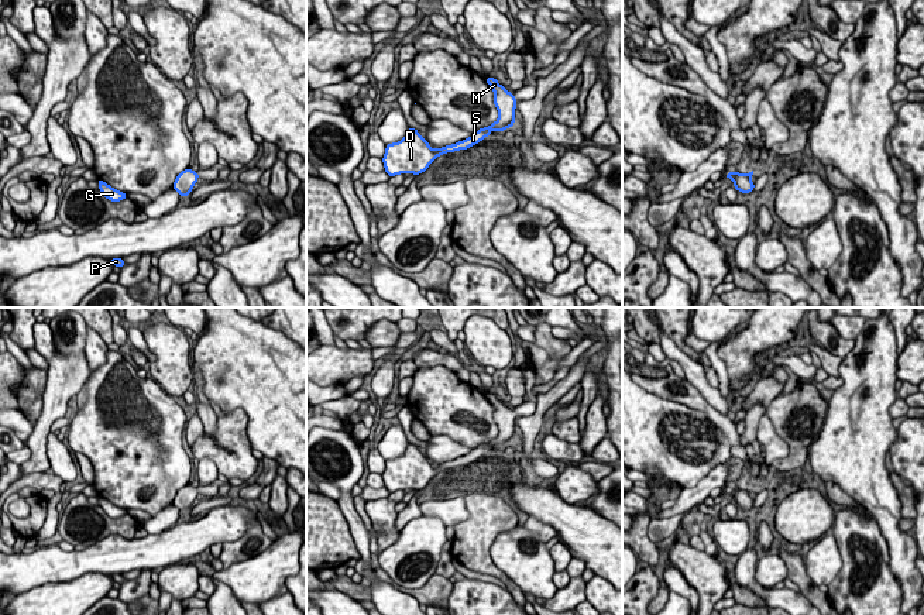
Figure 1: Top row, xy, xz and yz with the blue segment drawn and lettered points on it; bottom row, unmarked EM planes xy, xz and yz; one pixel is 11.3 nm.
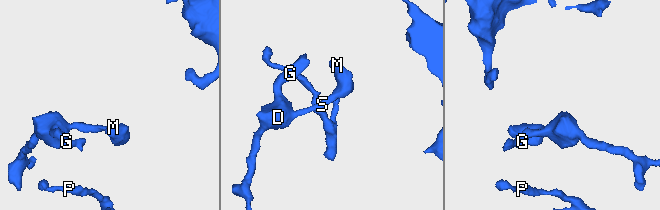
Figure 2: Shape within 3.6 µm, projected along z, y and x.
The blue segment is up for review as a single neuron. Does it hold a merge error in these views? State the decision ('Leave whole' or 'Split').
Leave whole

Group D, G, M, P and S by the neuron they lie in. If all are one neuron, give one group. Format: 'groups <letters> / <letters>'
groups D G M P S

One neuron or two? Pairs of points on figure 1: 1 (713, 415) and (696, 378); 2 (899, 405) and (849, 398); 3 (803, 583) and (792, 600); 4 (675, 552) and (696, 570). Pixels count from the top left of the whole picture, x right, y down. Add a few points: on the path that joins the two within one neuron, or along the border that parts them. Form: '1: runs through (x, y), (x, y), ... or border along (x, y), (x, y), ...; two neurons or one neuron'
1: border along (684, 378), (715, 409), (727, 415); two neurons
2: border along (897, 397), (890, 408), (892, 418); two neurons
3: border along (799, 591), (807, 600); two neurons
4: runs through (680, 556), (690, 564); one neuron

